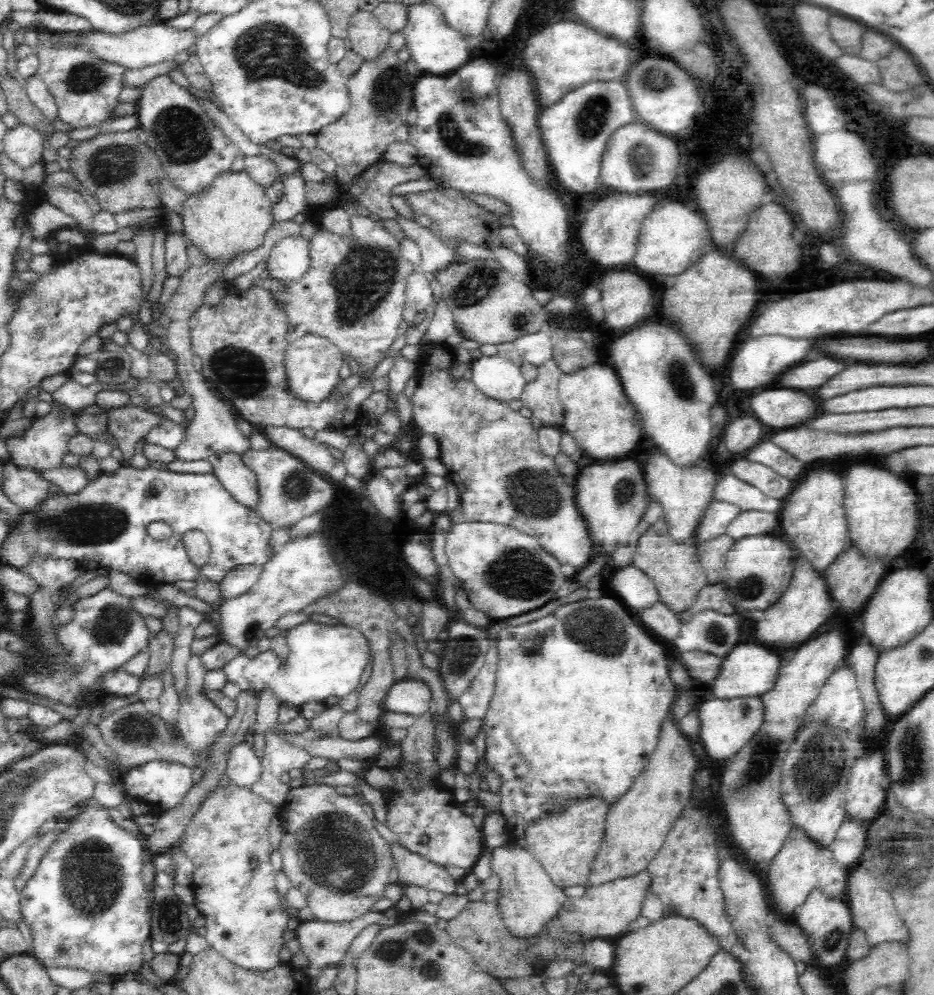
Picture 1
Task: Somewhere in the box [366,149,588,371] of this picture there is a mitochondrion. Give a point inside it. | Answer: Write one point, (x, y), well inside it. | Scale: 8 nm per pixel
(476, 284)

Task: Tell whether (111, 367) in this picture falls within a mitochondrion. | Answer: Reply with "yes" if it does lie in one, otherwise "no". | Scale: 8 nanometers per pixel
yes

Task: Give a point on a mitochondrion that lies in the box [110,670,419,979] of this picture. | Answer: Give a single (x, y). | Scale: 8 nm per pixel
(336, 857)

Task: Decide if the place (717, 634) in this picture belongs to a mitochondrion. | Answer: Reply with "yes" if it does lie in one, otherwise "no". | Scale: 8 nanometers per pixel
yes

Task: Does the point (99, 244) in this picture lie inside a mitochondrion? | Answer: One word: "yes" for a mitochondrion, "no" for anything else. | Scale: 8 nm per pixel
no

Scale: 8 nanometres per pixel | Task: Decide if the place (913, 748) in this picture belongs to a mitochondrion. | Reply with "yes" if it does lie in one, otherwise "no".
yes

